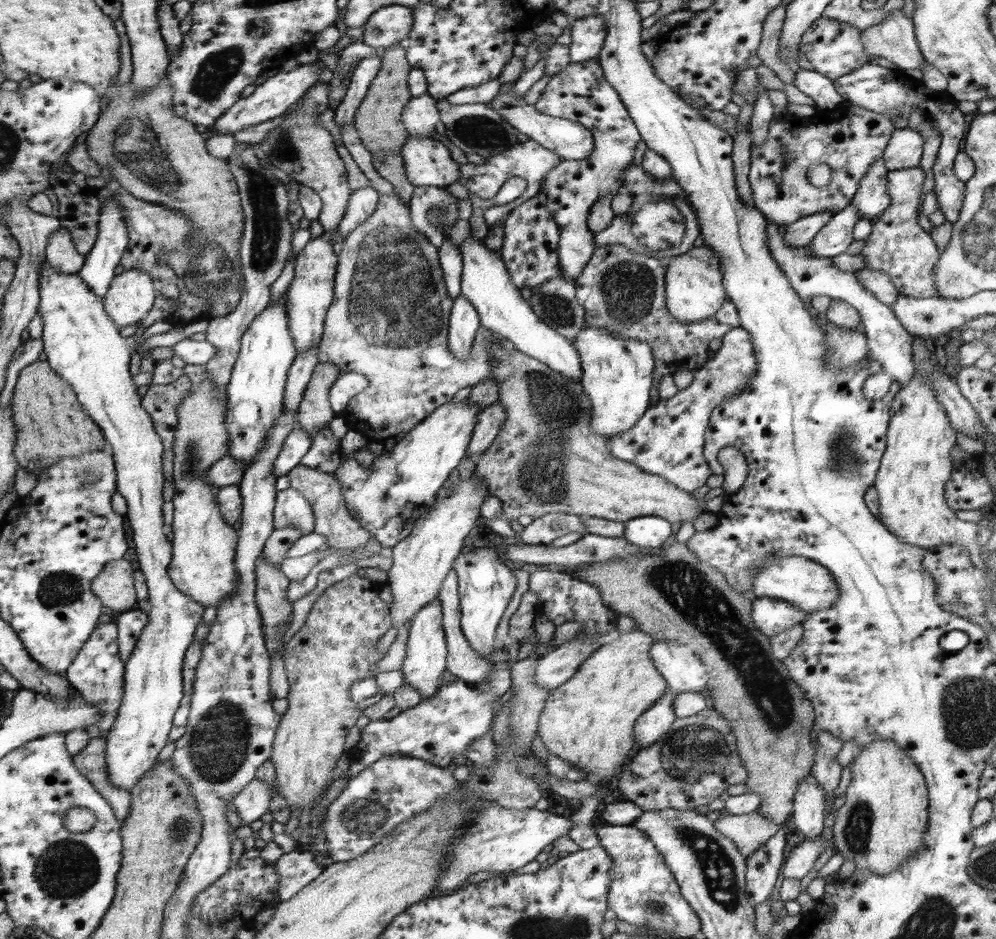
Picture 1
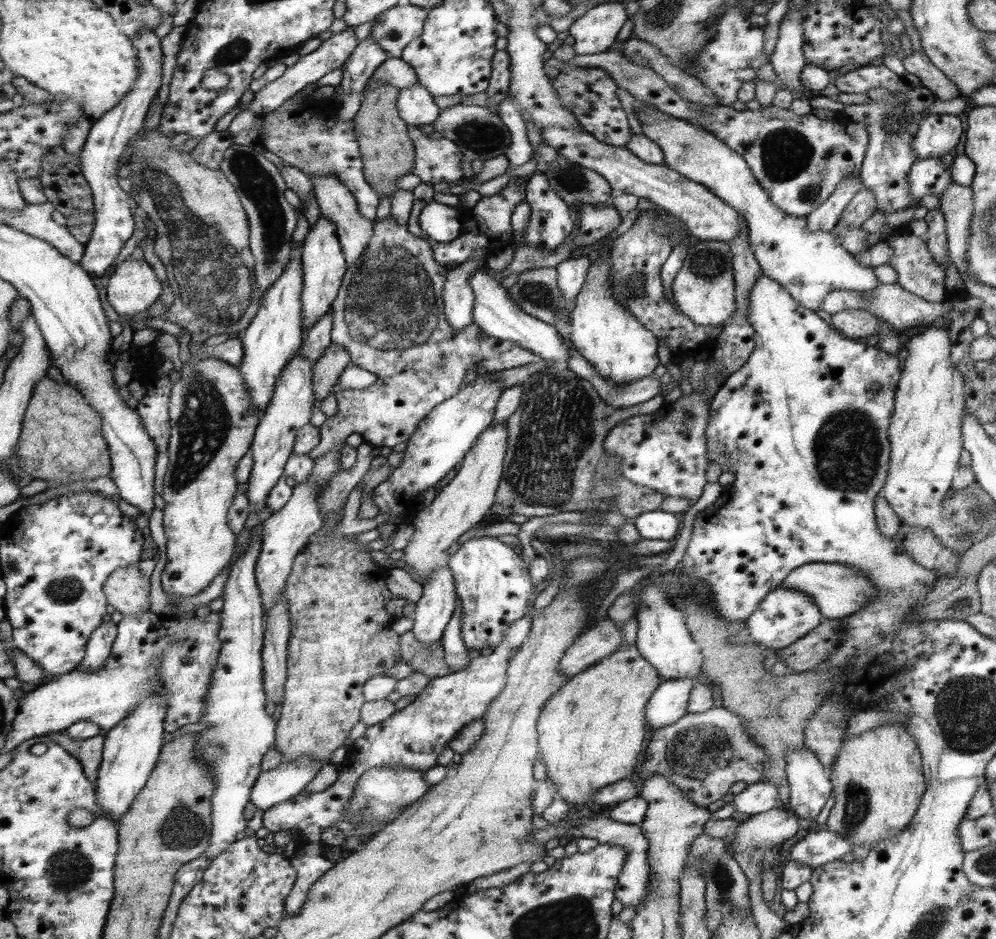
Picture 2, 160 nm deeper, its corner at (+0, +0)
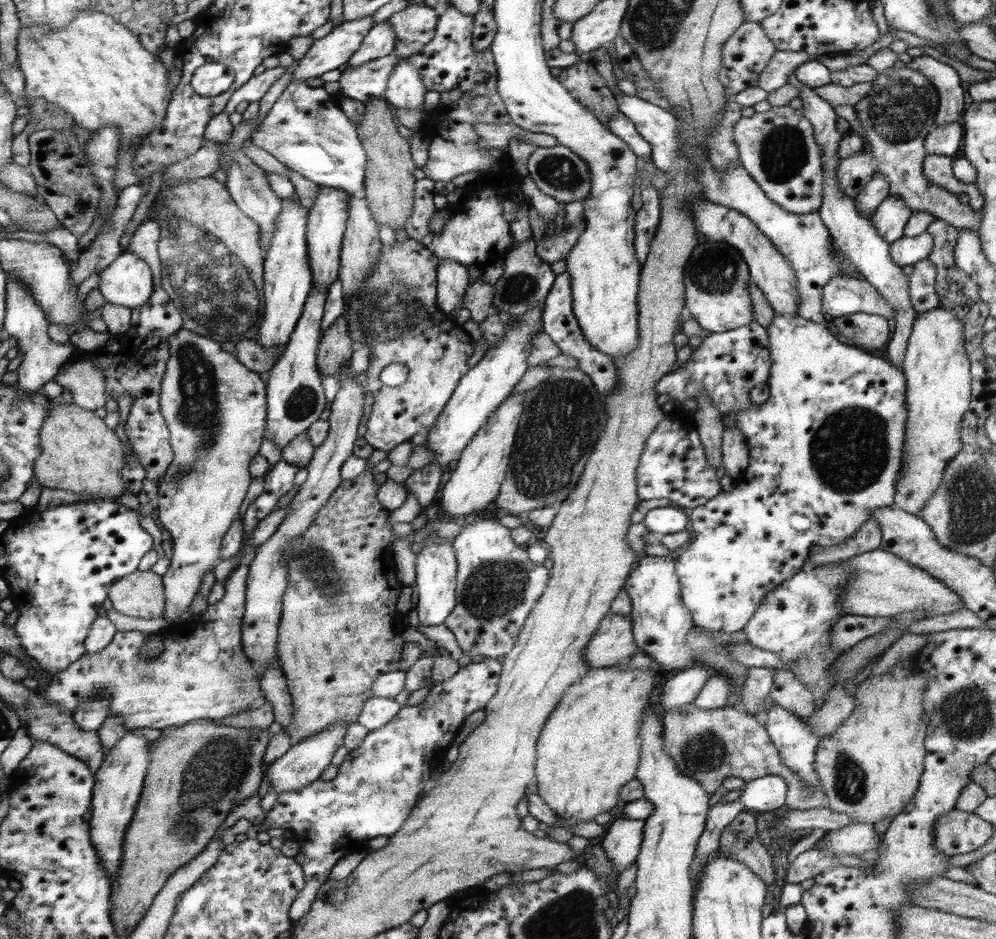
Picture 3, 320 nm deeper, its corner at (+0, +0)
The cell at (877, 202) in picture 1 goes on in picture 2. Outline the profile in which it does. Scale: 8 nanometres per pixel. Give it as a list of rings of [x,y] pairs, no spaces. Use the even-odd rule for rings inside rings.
[[[911,82],[901,91],[890,93],[893,93],[893,96],[905,98],[905,101],[871,100],[864,104],[844,104],[845,109],[842,112],[843,116],[867,126],[869,141],[859,175],[863,187],[868,188],[874,194],[877,211],[886,212],[886,214],[912,208],[907,181],[909,170],[917,159],[912,139],[917,133],[919,122],[922,122],[929,114],[926,108],[936,99],[931,90],[916,82]]]

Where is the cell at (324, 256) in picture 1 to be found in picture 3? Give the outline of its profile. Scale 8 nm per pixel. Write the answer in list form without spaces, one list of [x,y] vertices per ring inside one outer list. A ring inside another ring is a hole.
[[[321,185],[314,206],[307,212],[307,246],[311,271],[314,272],[314,287],[324,292],[339,280],[343,238],[350,220],[350,198],[347,190]]]

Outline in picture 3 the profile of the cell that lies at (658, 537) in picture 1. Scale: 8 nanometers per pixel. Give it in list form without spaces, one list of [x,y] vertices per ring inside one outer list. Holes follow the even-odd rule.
[[[671,504],[668,507],[658,507],[646,513],[643,524],[653,533],[661,535],[682,532],[688,528],[688,515],[683,508]]]

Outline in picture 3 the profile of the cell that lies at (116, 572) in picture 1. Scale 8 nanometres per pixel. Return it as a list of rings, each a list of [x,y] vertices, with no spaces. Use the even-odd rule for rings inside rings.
[[[139,568],[111,586],[109,596],[120,614],[136,618],[158,618],[166,612],[166,587],[163,578]]]

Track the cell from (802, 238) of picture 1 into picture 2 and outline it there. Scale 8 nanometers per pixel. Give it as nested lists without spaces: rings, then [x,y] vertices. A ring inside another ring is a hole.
[[[859,174],[846,177],[836,187],[834,194],[806,217],[806,230],[808,232],[816,232],[816,230],[832,232],[840,221],[846,206],[862,187],[863,184]]]

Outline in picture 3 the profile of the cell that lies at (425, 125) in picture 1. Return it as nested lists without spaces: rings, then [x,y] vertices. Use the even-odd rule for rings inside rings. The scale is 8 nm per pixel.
[[[397,57],[396,64],[387,80],[385,99],[398,108],[424,112],[424,95],[427,88],[420,73],[405,57]]]

